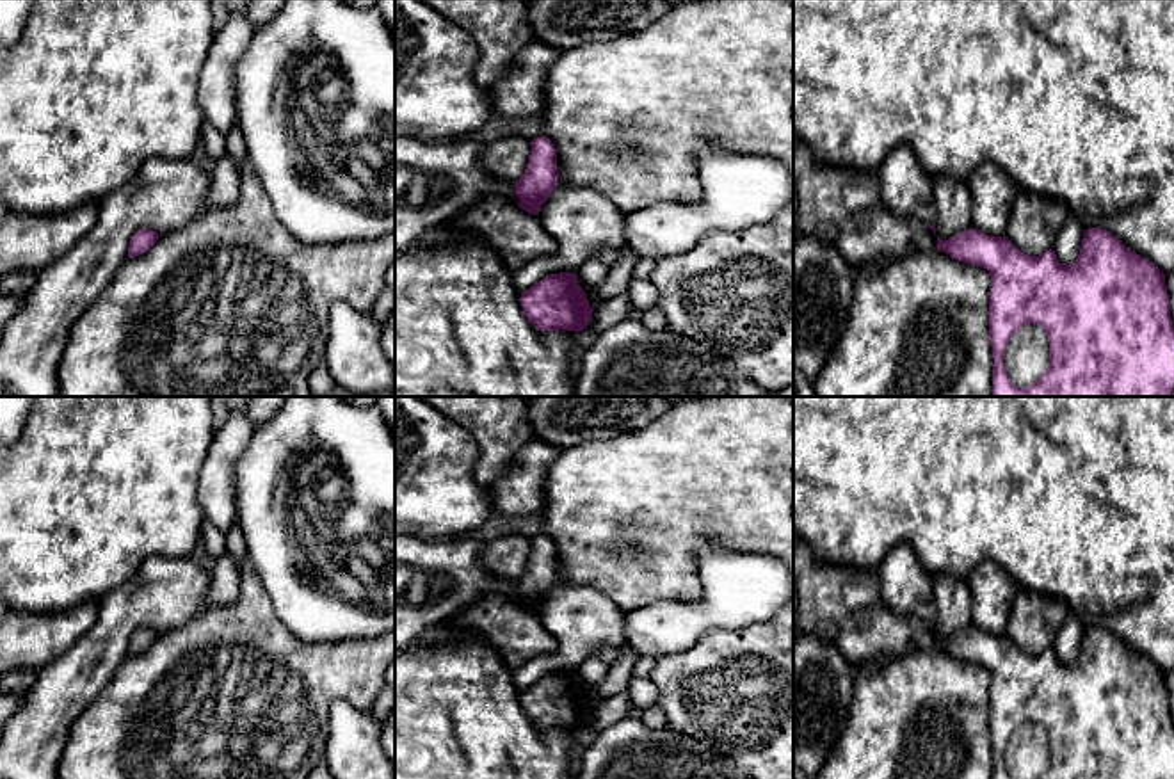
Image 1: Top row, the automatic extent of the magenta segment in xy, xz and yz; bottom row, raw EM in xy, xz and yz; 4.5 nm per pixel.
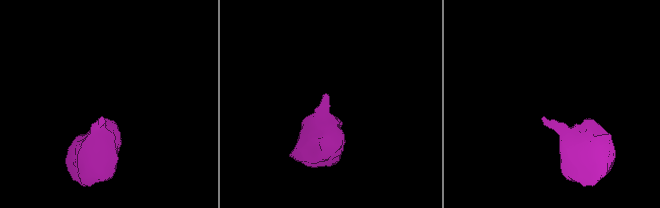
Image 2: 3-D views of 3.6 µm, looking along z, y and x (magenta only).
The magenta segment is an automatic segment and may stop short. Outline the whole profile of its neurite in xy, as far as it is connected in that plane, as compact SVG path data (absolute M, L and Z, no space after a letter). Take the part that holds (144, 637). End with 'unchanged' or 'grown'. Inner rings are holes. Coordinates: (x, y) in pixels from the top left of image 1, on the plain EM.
M141 626L130 638L128 656L135 656L149 649L158 638L158 631L149 626Z; unchanged

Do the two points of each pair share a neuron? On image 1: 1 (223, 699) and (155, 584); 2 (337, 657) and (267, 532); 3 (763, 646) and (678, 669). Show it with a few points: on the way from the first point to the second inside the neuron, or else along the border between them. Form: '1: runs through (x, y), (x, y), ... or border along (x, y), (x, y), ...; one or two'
1: border along (219, 610), (198, 614), (159, 634); two
2: border along (289, 632), (305, 641), (370, 639); two
3: runs through (742, 651), (717, 667), (699, 669); one

